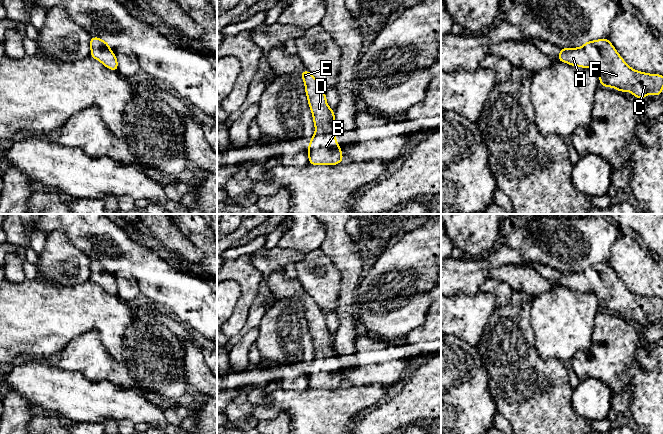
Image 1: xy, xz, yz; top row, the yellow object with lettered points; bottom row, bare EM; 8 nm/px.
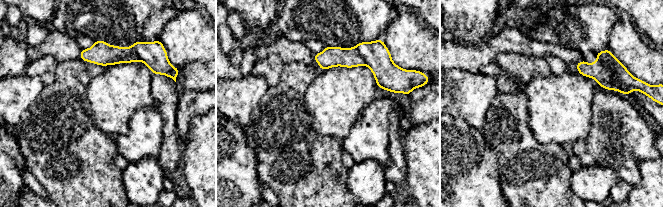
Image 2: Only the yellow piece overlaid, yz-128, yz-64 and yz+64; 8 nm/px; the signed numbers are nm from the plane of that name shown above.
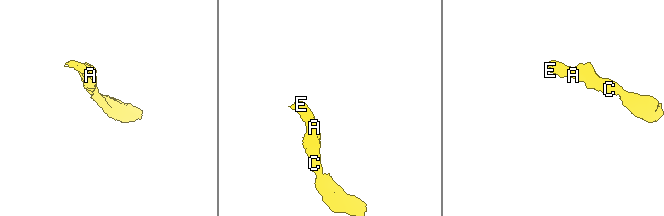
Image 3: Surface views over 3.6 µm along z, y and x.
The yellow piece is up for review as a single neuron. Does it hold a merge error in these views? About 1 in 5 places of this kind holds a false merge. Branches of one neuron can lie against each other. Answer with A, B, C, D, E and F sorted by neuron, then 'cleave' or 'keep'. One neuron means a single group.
A B C D E F | keep

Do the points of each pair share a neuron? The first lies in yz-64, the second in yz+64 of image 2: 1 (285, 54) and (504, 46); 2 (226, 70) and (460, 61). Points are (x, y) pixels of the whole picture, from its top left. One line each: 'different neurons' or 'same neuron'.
1: different neurons
2: same neuron

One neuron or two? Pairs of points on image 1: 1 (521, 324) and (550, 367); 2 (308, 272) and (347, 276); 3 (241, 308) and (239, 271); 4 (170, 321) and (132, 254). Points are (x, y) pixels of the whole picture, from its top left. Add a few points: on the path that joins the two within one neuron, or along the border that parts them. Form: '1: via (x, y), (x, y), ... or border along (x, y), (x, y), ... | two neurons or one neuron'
1: via (521, 337), (521, 346), (537, 362) | one neuron
2: border along (326, 255), (339, 272), (338, 298) | two neurons
3: via (246, 299), (246, 280) | one neuron
4: border along (164, 311), (171, 314), (182, 324) | two neurons

